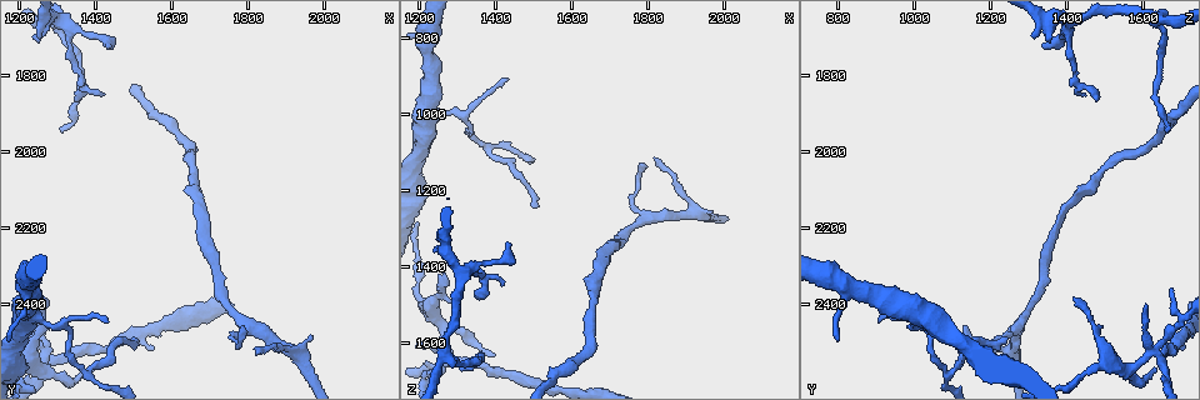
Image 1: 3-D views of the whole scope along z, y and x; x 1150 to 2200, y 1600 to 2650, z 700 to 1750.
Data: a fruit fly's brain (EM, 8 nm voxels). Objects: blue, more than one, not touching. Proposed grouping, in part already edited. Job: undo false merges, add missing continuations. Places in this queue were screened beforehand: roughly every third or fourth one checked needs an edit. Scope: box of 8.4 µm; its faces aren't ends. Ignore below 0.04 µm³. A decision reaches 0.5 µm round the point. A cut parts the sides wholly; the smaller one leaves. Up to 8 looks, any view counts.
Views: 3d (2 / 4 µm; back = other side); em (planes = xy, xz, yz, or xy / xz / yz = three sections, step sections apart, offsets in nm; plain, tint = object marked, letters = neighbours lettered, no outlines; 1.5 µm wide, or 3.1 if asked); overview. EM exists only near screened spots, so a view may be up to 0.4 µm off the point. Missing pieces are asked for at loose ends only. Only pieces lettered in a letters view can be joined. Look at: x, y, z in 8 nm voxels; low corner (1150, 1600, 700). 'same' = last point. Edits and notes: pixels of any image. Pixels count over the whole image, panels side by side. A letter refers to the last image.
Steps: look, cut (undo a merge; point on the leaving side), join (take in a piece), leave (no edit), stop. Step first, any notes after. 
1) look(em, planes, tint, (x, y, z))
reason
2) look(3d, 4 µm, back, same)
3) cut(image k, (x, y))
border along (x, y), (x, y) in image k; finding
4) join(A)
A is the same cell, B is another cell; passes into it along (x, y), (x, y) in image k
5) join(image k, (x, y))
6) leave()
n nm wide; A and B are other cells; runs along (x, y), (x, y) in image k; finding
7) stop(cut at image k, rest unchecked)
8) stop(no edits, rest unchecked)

look(3d, 4 µm, (1230, 2430, 1010))
three-way junction

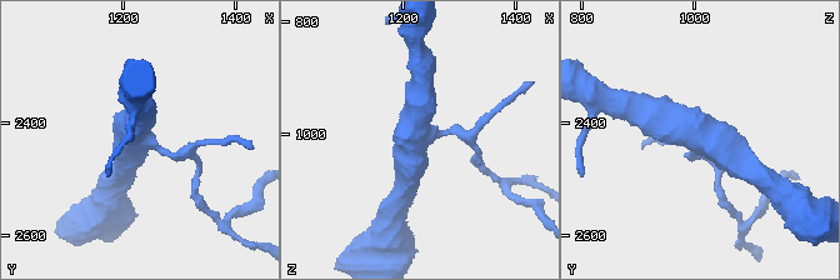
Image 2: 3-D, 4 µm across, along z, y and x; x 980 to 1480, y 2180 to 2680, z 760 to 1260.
look(em, xy, step 4, tint, (1225, 2430, 1005))
3 arms

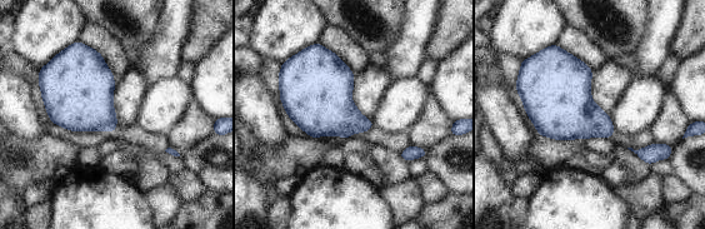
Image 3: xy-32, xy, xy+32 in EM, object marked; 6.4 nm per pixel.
look(em, planes, letters, same)
another direction

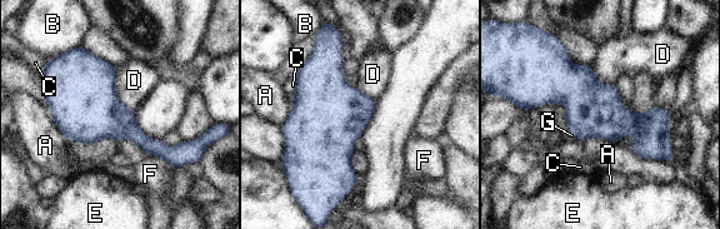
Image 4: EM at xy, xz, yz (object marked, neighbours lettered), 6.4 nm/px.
leave()
A, B, C, D, E, F and G are other cells; runs along (530, 101), (579, 94), (666, 147) in image 4; one cell here

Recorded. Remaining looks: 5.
look(em, planes, plain, (1440, 2440, 905))
tapers out

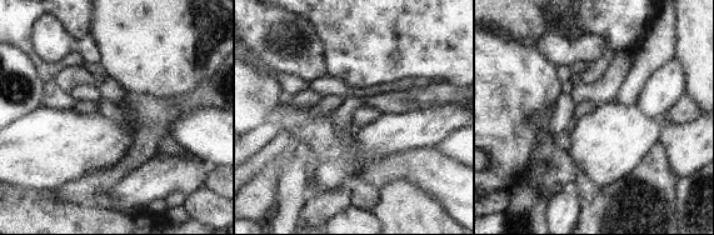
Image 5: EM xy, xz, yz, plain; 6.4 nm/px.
look(em, planes, tint, same)
with the object marked

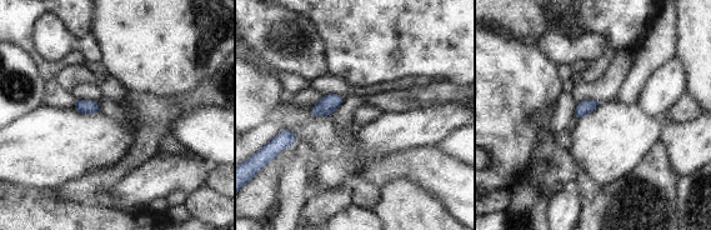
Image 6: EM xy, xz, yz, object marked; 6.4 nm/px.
look(em, planes, letters, same)

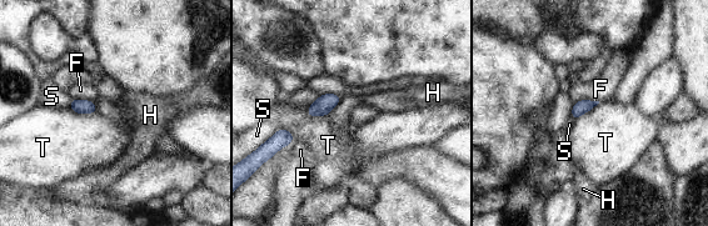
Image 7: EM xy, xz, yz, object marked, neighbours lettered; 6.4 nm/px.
leave()
F, H, S and T are other cells; border along (70, 110), (95, 112) in image 7; none of them fits

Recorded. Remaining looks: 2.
look(em, xz, step 4, letters, (1815, 2510, 1120))
tapers out

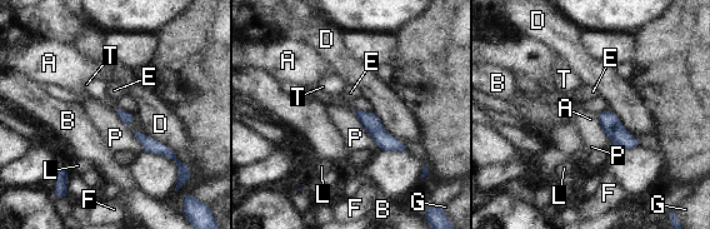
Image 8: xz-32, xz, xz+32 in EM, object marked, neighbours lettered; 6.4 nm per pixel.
look(em, planes, letters, same)

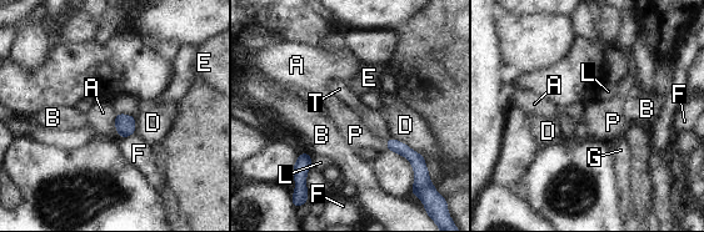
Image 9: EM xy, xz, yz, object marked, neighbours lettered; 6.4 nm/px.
leave()
A, B, D, E, F, G, L, P and T are other cells; border along (116, 114), (114, 125), (119, 136) in image 9; none of them fits

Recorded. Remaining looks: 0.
stop(no edits, rest unchecked)

